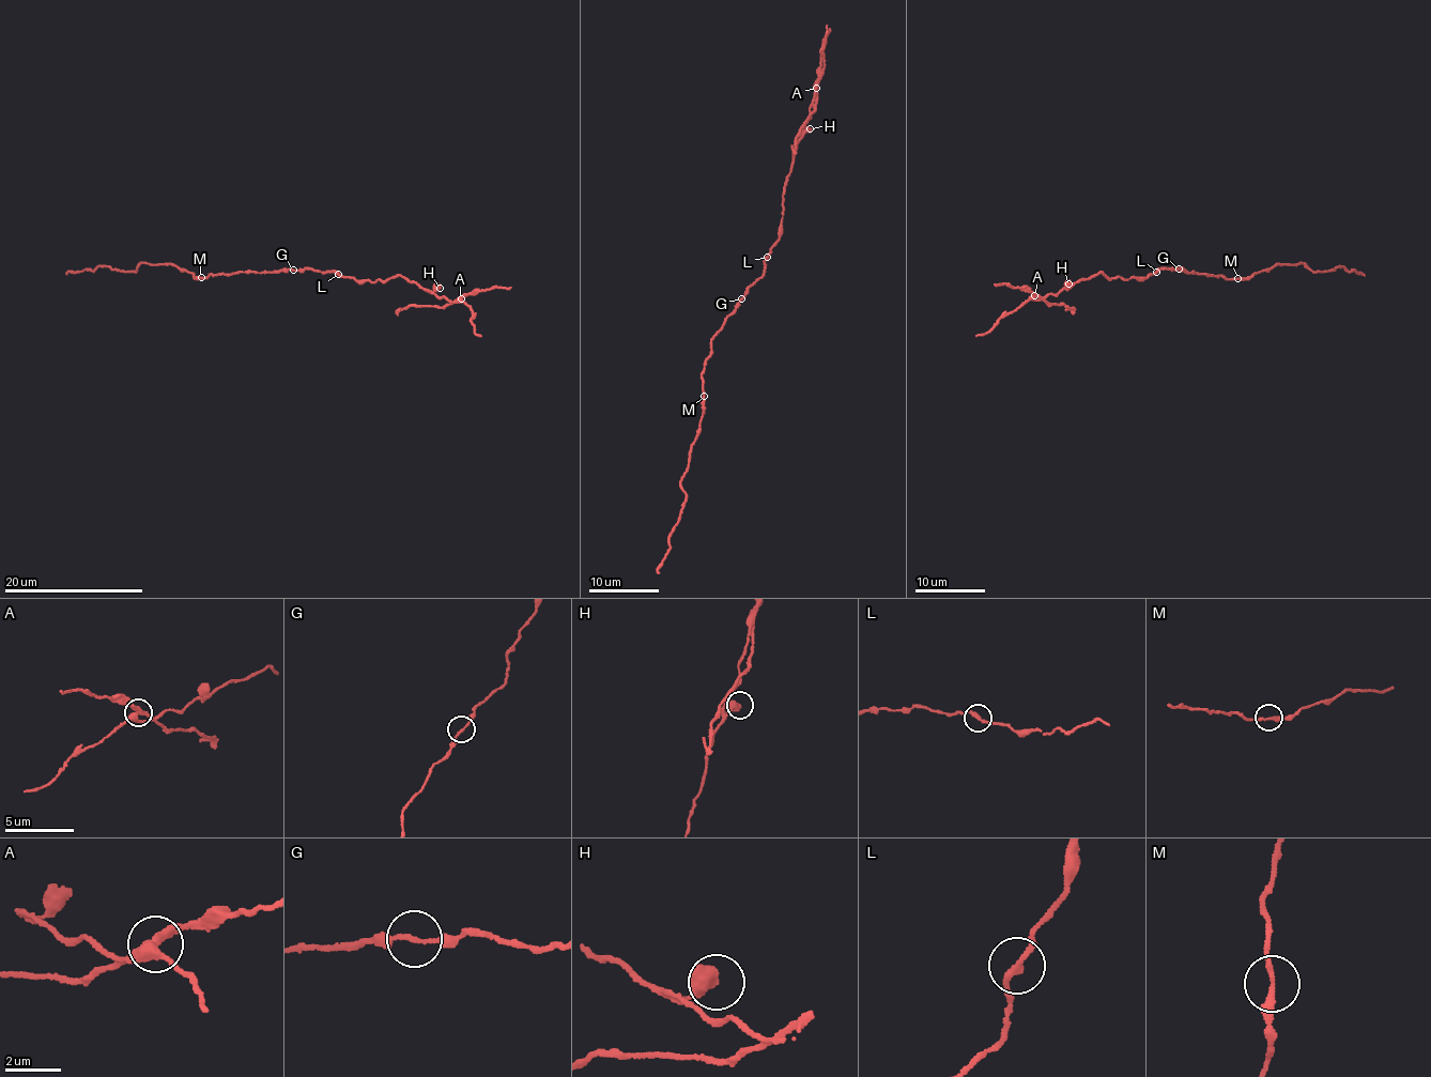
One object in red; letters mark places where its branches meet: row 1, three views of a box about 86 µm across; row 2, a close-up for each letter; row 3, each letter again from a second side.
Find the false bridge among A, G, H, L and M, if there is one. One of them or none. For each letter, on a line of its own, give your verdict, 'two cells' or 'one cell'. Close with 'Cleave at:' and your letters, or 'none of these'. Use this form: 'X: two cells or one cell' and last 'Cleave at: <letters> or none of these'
A: two cells
G: one cell
H: one cell
L: one cell
M: one cell
Cleave at: A

